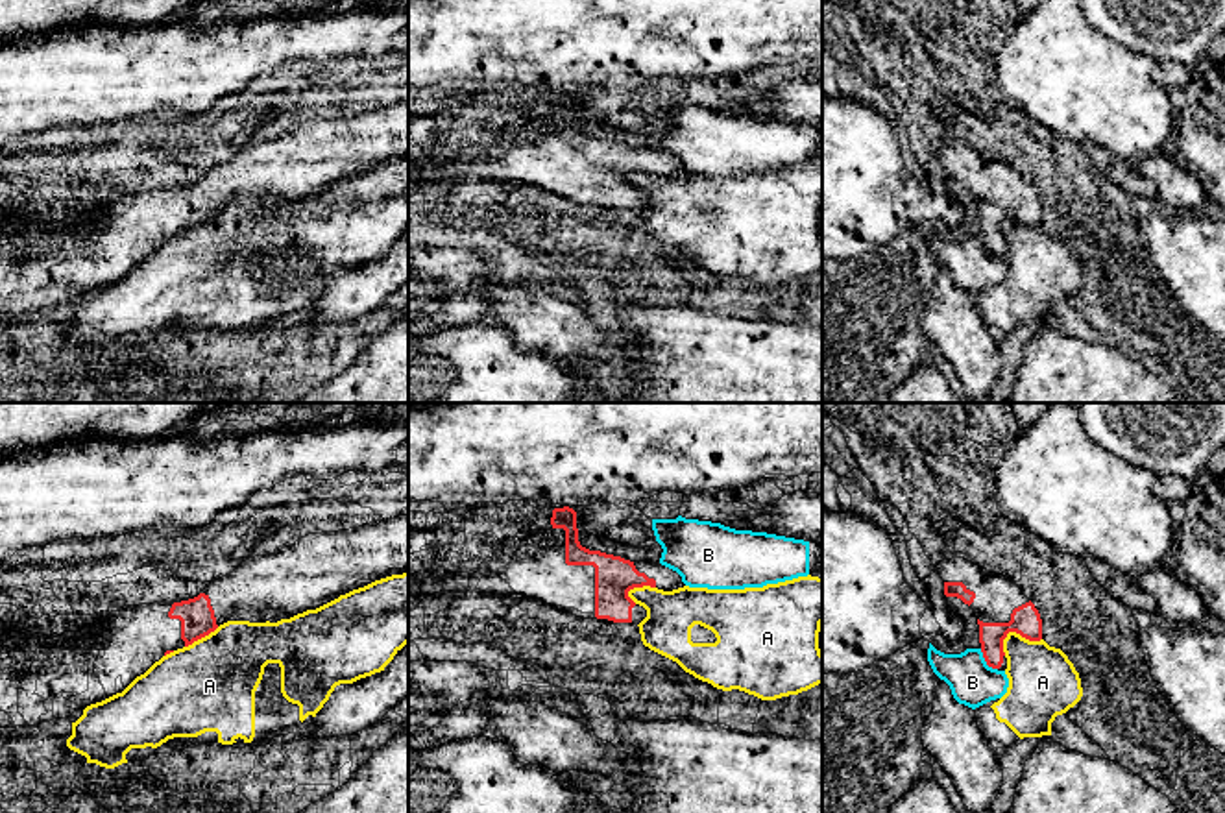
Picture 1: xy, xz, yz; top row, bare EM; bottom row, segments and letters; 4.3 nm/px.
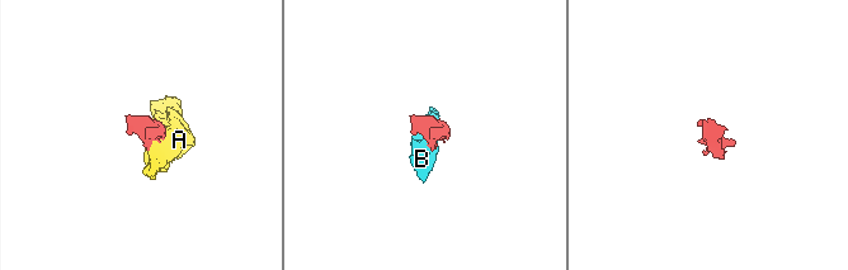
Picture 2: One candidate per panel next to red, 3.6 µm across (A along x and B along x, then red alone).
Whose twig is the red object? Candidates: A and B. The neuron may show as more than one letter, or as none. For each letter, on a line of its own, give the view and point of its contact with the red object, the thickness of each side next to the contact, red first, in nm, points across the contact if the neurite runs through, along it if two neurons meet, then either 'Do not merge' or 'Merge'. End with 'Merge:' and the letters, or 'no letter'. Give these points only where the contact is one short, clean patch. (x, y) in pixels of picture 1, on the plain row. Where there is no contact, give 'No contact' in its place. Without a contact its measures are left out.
A: Touches red at yz (1015, 217). Thickness 130 nm (red) against 300 nm. Do not merge
B: Touches red at yz (985, 246). Thickness 130 nm (red) against 200 nm. Boundary: yz (980, 235), (985, 248), (996, 255). Do not merge
Merge: no letter

